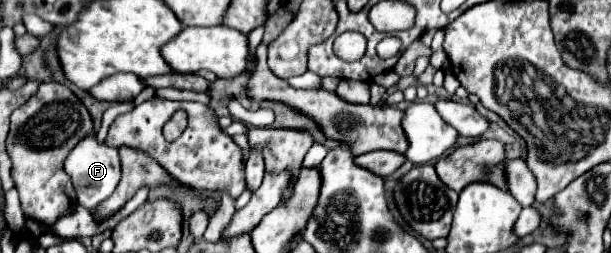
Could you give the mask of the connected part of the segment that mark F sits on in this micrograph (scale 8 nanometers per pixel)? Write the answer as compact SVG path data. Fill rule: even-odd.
M95 134L85 136L75 150L71 150L63 162L65 172L71 176L73 186L75 186L75 194L77 194L77 202L83 204L83 208L91 210L95 208L99 202L107 200L113 190L117 188L119 180L121 180L121 162L119 162L119 152L111 146L107 146L105 142L97 142Z

